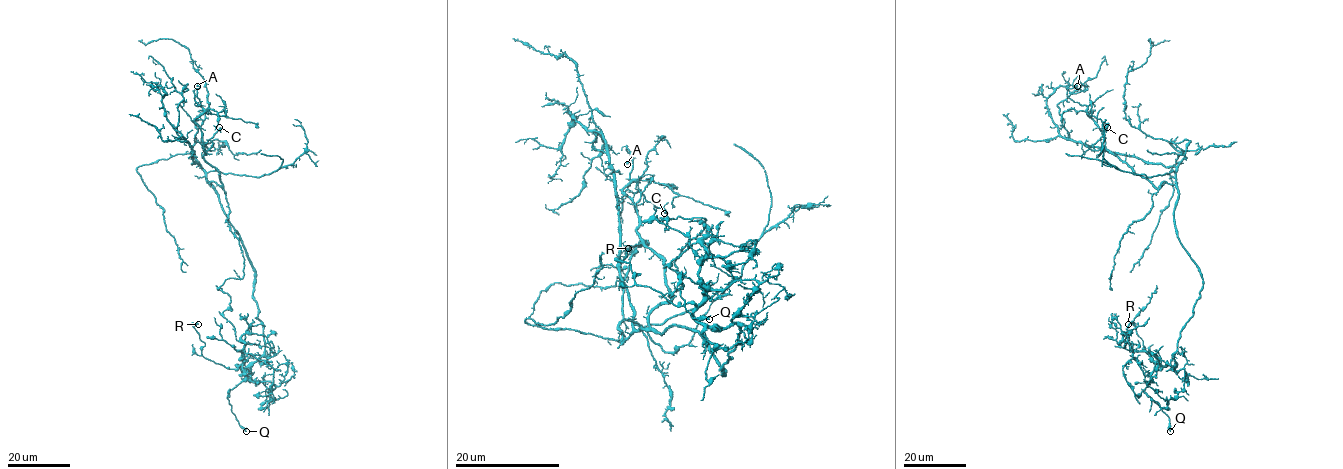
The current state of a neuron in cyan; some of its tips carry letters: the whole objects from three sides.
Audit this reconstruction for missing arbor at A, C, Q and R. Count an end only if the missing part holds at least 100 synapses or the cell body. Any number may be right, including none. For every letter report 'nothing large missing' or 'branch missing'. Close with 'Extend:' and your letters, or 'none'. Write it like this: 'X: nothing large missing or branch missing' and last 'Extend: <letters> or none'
A: nothing large missing
C: nothing large missing
Q: nothing large missing
R: nothing large missing
Extend: none

